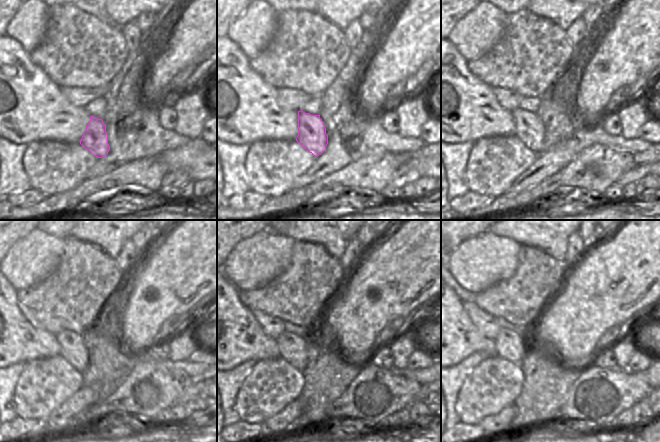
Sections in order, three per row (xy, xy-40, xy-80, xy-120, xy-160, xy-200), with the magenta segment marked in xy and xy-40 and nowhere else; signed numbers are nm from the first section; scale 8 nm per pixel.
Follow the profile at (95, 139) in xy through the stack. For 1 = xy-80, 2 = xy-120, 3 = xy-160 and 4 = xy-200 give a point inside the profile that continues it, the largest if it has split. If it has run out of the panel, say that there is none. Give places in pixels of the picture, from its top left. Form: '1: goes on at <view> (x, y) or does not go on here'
1: goes on at xy-80 (529, 128)
2: goes on at xy-120 (72, 348)
3: goes on at xy-160 (292, 348)
4: goes on at xy-200 (510, 346)

